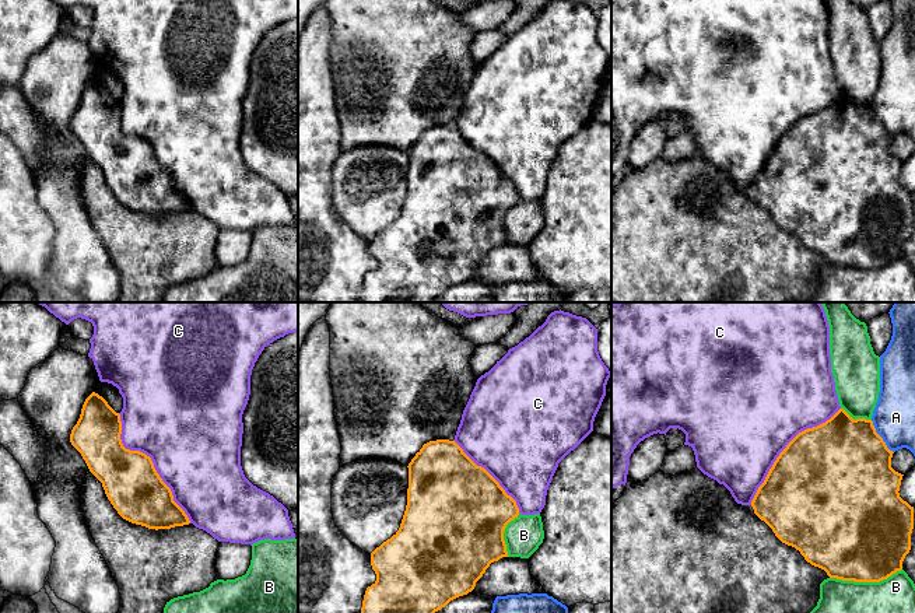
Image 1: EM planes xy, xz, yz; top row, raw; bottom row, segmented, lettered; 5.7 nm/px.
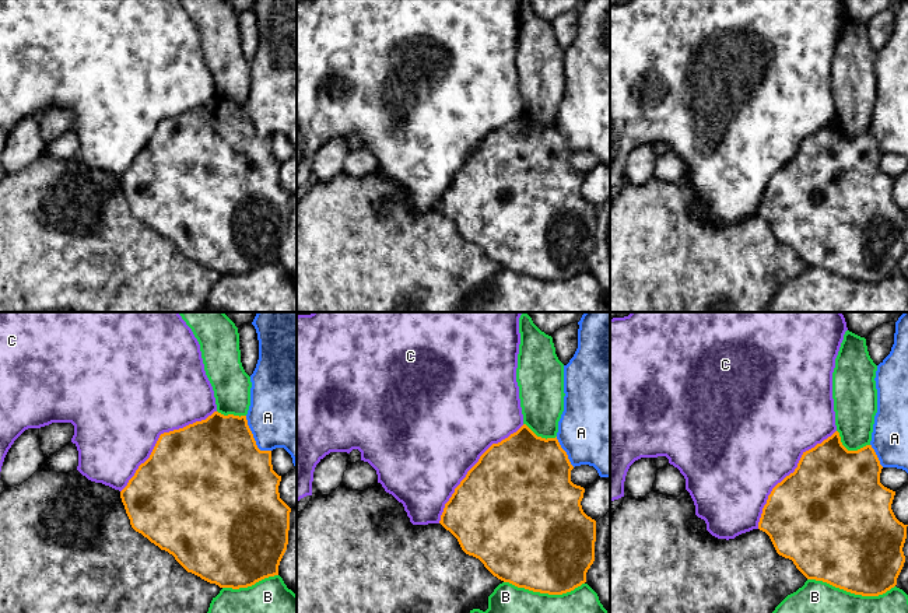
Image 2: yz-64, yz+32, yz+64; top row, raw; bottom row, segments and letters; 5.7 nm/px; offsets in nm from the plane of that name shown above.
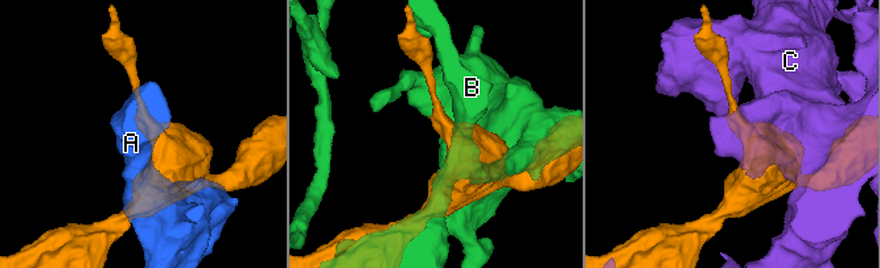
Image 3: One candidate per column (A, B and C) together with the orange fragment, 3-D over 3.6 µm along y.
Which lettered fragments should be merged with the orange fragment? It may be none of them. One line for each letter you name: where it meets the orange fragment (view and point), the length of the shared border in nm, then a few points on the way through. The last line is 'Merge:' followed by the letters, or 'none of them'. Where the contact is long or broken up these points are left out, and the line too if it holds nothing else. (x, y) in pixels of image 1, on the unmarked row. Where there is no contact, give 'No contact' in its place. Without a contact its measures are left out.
C: Touches orange at xy (151, 147). Shared border 750 nm
Merge: C

